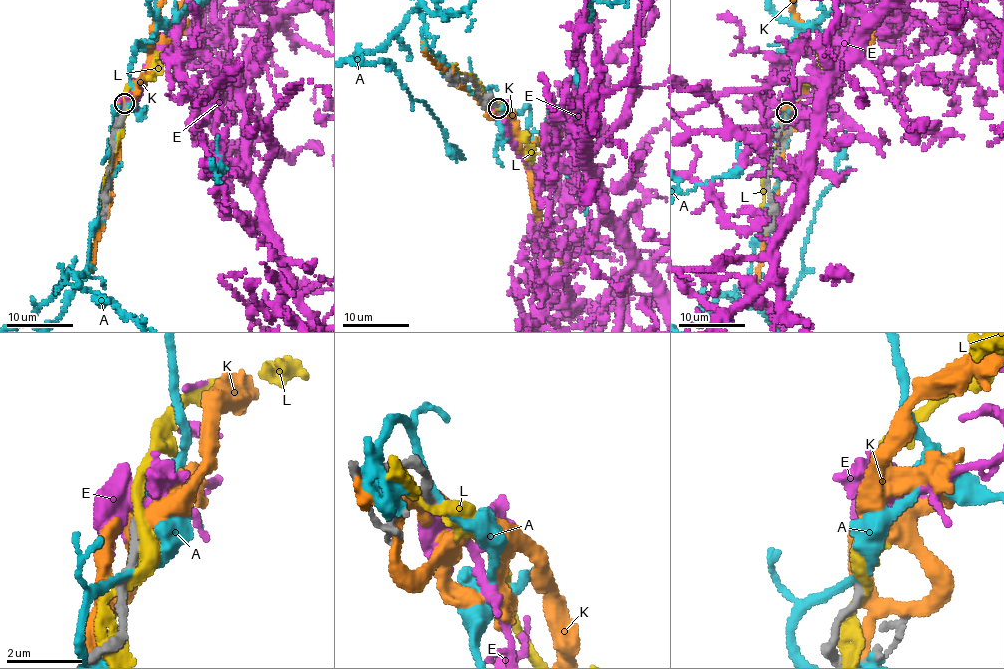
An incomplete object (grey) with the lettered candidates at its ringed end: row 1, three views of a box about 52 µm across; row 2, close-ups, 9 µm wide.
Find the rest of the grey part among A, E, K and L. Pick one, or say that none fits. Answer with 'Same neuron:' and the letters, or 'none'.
Same neuron: E

